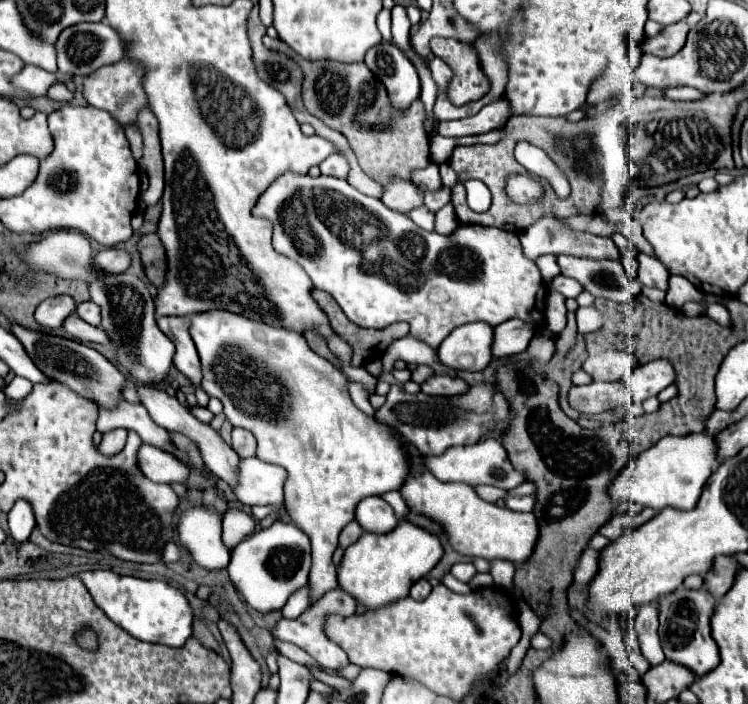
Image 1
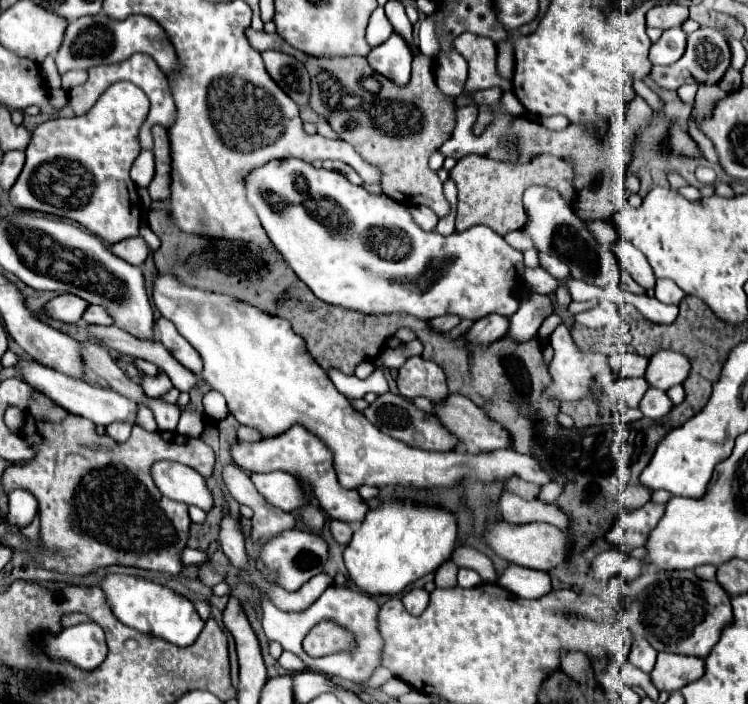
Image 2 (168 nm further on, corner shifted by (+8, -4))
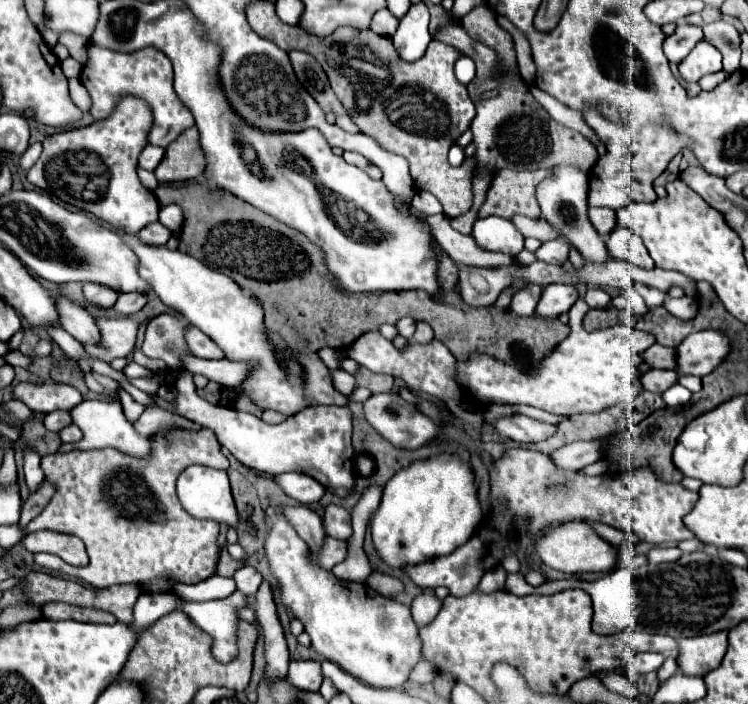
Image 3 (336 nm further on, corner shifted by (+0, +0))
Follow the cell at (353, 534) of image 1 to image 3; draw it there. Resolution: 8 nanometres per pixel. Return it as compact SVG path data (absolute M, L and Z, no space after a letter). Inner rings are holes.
M326 505L324 529L326 529L326 535L332 535L334 539L340 539L340 541L348 541L352 537L350 511L340 505Z

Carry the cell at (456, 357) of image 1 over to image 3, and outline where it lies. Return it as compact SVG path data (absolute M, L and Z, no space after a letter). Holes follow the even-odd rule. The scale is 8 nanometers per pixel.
M528 283L526 287L522 287L522 289L514 295L510 309L516 311L518 315L524 315L524 317L526 317L526 315L532 315L534 309L536 309L536 303L538 303L538 299L540 299L540 295L542 295L542 285Z

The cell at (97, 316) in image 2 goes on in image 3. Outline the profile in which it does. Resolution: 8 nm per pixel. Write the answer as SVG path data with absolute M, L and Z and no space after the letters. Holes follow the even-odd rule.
M120 293L114 309L122 315L132 315L136 311L140 311L148 301L148 295L140 295L140 293Z

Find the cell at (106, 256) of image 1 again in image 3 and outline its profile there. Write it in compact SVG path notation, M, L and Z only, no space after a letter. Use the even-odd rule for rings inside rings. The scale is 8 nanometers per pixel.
M160 221L150 223L148 227L144 227L144 229L138 233L138 237L140 237L144 243L148 243L148 245L166 245L166 241L170 239L170 235L172 235L172 231L170 231L168 227L164 227Z

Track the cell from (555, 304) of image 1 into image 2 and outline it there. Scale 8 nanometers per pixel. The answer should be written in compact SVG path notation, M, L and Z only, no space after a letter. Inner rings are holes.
M562 323L554 329L554 333L550 335L550 345L554 350L554 355L548 365L548 371L552 377L552 385L548 387L548 395L560 399L560 401L576 401L580 397L586 395L586 391L590 391L590 383L594 381L596 373L604 367L604 357L600 353L582 353L576 343L570 337L568 327Z

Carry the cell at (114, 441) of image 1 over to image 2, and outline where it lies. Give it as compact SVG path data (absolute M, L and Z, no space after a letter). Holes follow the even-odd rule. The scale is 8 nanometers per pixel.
M112 423L110 427L106 427L106 435L112 437L116 443L124 443L130 437L132 427L128 423Z

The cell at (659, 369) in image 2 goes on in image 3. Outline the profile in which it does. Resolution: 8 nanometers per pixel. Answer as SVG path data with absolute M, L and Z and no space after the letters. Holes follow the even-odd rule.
M698 331L688 335L678 347L678 373L704 377L712 373L732 351L732 341L724 331Z

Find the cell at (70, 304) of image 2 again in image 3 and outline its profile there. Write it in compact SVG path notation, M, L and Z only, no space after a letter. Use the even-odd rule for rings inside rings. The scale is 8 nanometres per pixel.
M86 283L84 285L84 297L88 303L98 307L112 307L118 299L118 291L112 291L112 287L104 287L100 283Z

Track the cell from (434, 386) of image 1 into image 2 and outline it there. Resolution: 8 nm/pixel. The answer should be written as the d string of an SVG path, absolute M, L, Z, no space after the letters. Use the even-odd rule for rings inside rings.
M448 393L446 399L434 403L434 413L440 423L460 437L468 453L508 449L510 437L498 423L492 423L486 413L468 397Z

